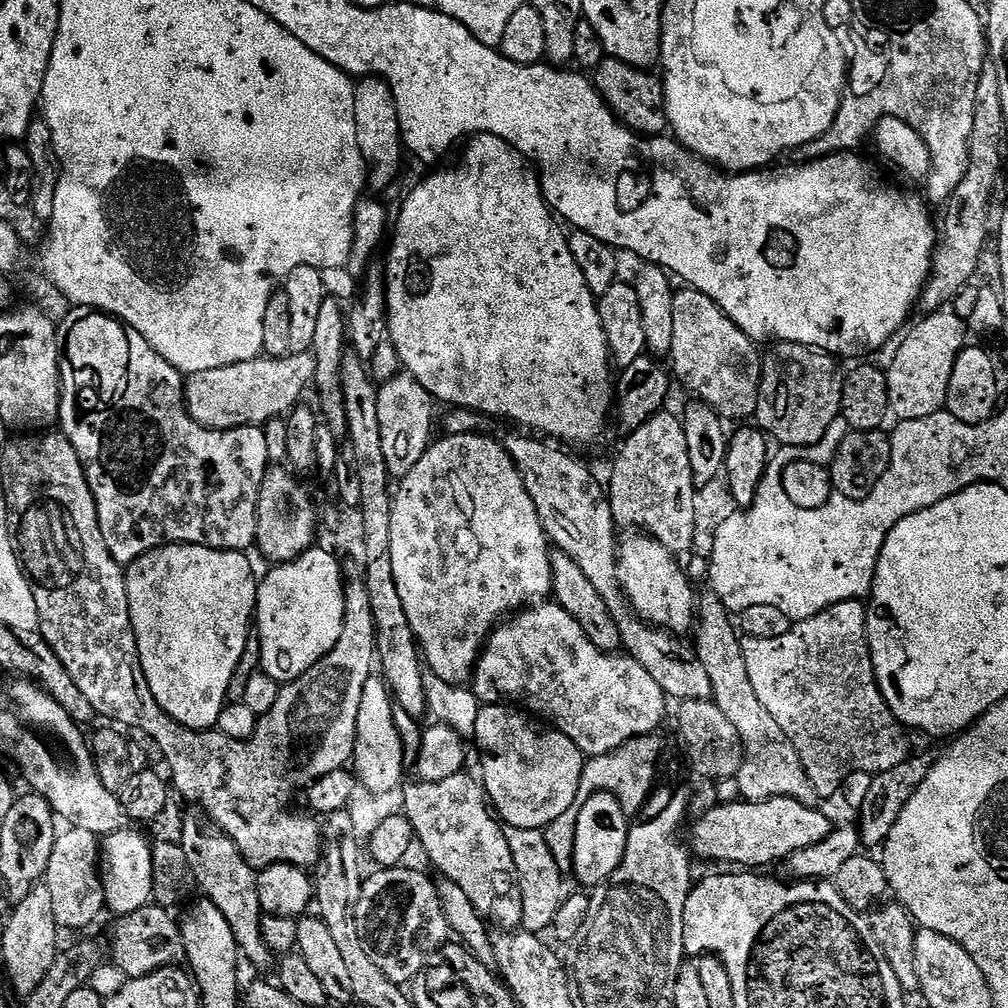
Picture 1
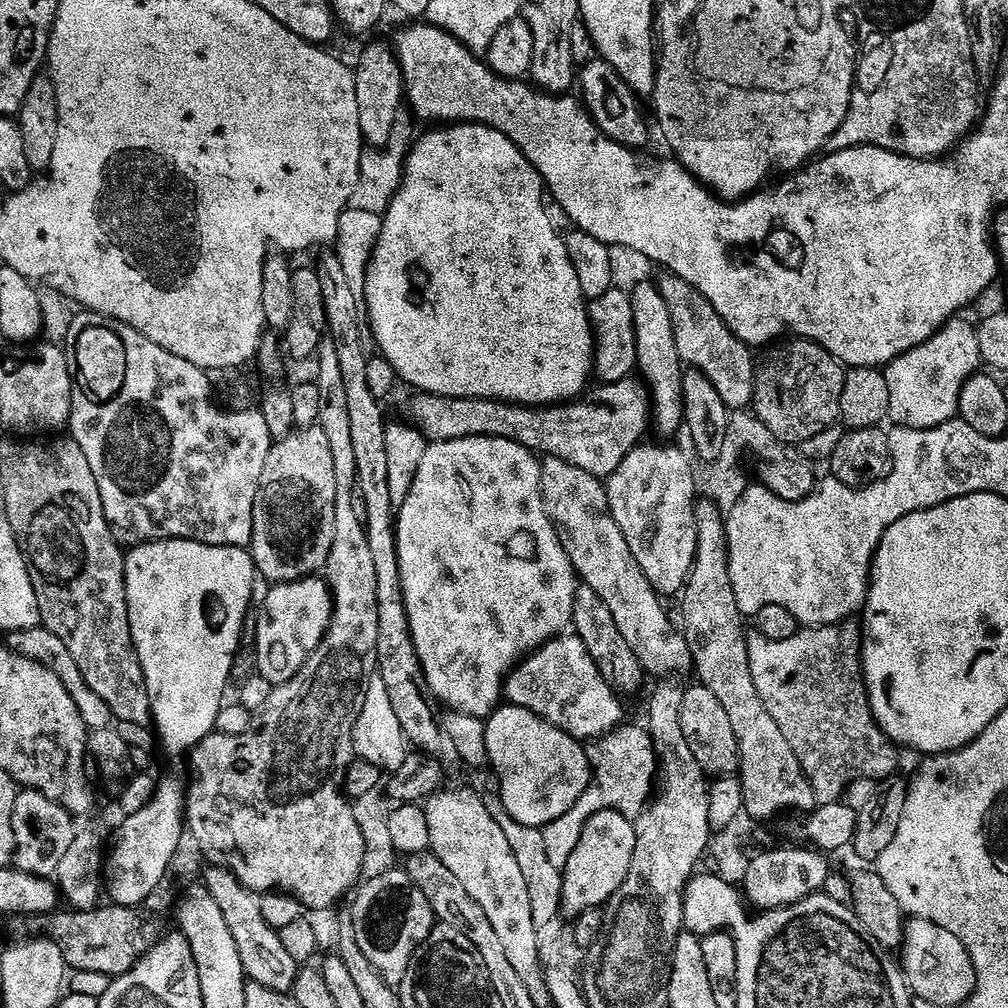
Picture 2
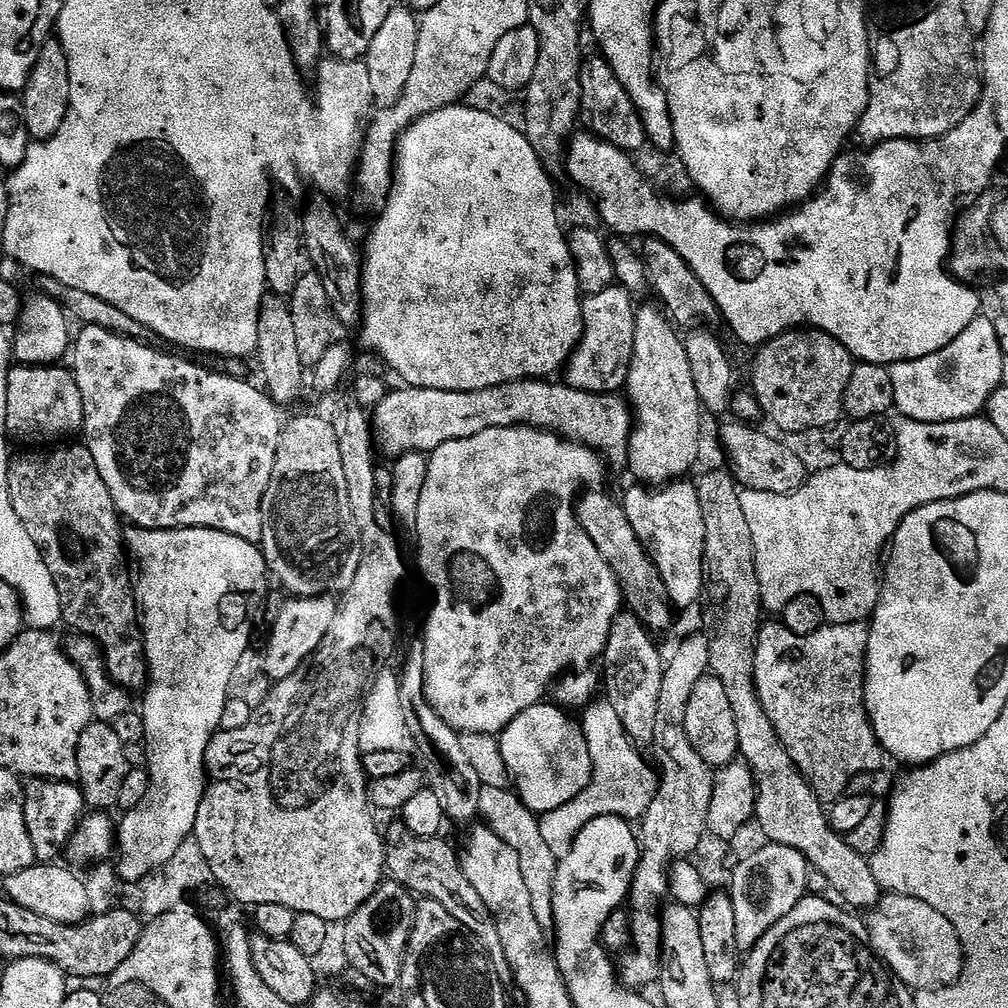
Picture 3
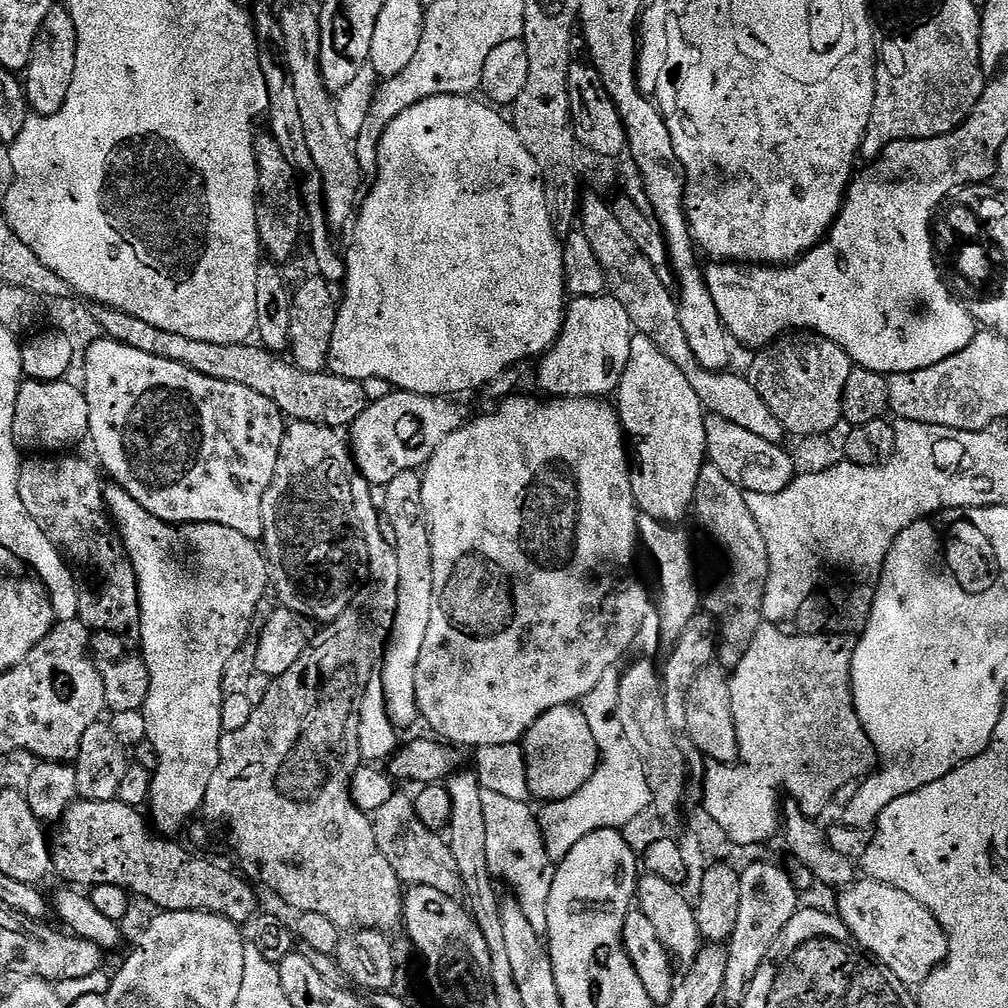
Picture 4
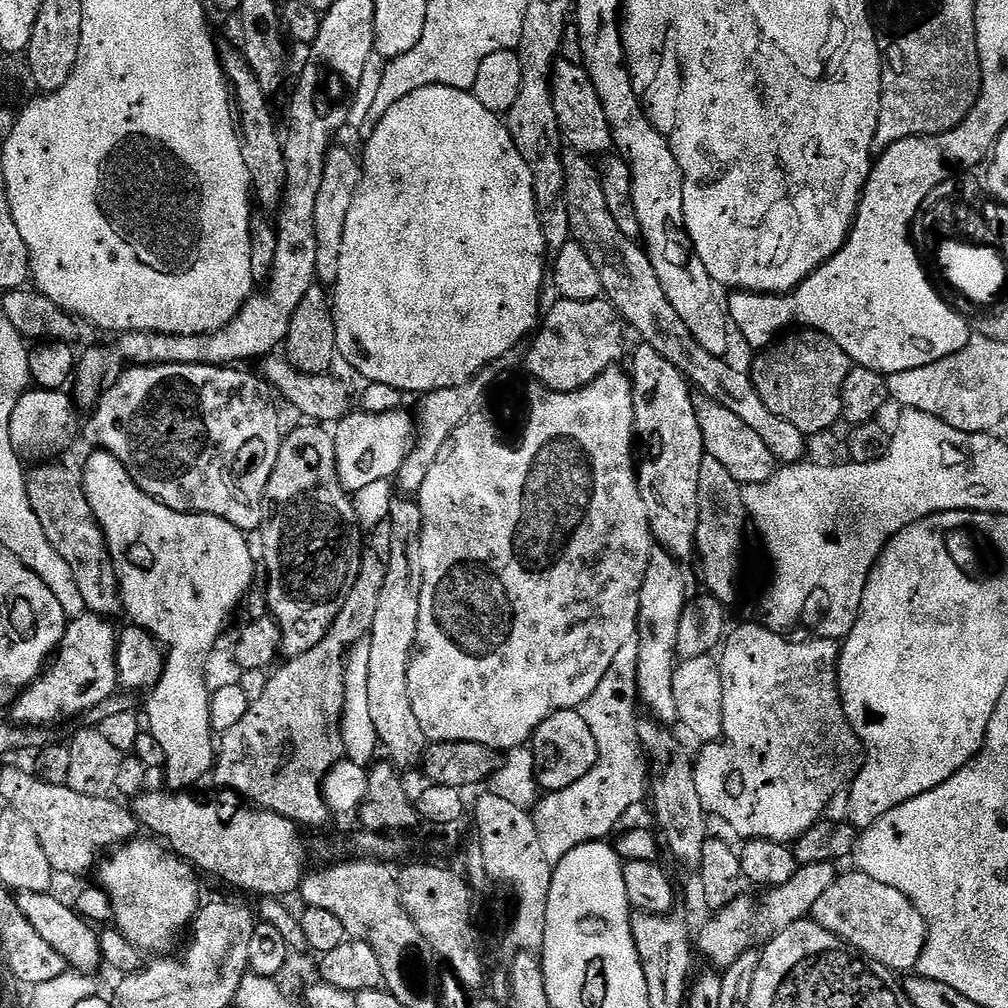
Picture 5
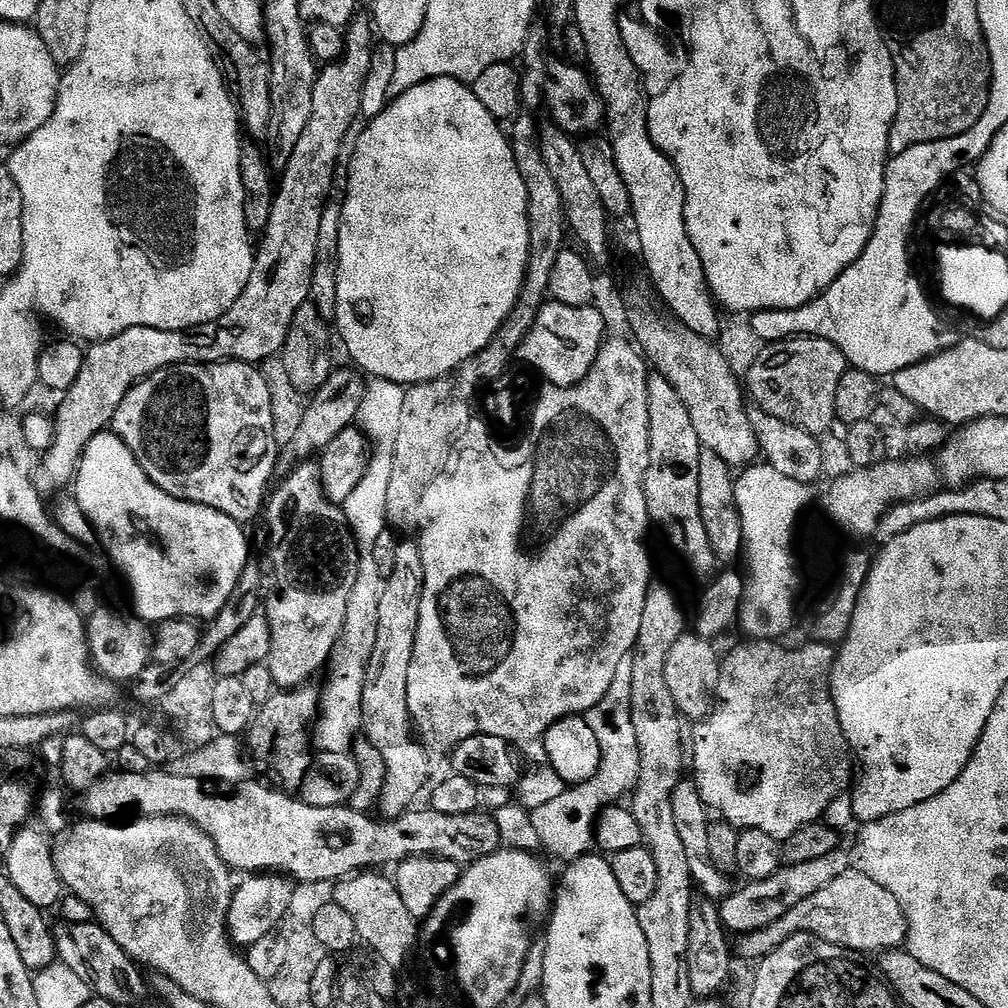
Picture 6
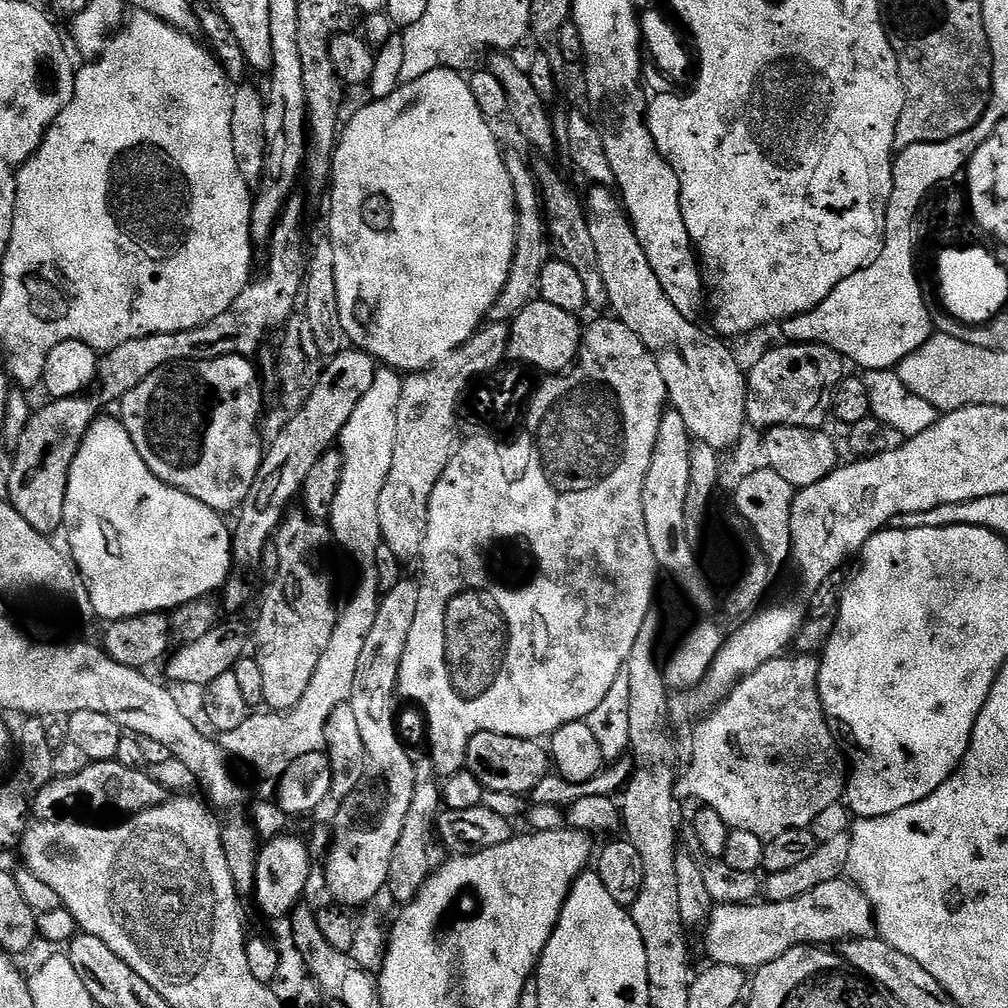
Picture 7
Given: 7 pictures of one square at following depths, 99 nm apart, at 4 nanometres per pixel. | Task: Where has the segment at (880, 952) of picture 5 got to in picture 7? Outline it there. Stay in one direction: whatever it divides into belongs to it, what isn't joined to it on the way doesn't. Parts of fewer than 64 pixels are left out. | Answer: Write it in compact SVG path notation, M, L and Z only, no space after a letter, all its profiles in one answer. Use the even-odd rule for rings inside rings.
M841 878L822 882L822 886L810 890L810 894L790 898L790 902L717 904L703 932L712 964L755 970L774 962L774 958L782 958L791 948L803 944L832 946L849 938L869 935L873 928L872 903L857 884Z

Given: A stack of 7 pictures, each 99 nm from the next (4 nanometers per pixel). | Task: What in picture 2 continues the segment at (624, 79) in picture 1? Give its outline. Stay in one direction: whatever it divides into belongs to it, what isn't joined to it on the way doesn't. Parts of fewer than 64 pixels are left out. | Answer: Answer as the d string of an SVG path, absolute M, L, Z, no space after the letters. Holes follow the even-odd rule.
M597 58L583 65L578 72L578 92L584 107L592 115L592 121L604 135L633 150L647 149L644 147L648 144L649 117L636 93L630 90L630 86L626 86L626 82L620 77L618 70L610 66L610 62Z

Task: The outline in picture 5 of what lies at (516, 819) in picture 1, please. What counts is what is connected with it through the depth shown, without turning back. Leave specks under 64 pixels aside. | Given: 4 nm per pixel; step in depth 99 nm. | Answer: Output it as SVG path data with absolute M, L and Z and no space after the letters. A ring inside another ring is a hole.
M576 710L555 712L553 716L546 718L542 726L538 726L533 732L530 747L536 763L536 781L545 793L561 792L566 790L566 786L574 786L578 778L586 778L586 774L590 774L598 758L598 746L594 742L594 734L590 734L590 726L586 726L586 718L582 718Z

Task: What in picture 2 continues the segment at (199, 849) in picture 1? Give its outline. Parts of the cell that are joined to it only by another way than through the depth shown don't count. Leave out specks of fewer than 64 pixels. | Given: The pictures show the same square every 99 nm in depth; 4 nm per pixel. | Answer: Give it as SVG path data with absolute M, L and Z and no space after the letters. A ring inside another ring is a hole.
M208 866L203 869L202 883L207 887L218 902L219 909L225 914L226 923L230 926L231 937L238 946L239 957L245 968L247 979L258 986L266 986L266 990L291 993L296 975L300 973L301 965L294 962L290 950L282 946L279 931L272 928L262 918L260 896L251 892L228 869L219 866Z

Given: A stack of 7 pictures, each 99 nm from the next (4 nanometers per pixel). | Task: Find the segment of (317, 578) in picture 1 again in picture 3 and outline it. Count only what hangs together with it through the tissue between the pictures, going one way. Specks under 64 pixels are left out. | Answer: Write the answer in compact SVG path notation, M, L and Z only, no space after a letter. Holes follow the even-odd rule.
M331 596L288 598L272 624L268 645L262 648L263 673L273 682L294 674L294 670L298 670L298 666L302 666L305 658L319 646L322 638L326 638L326 630L330 630L330 622L334 622L337 607L337 601Z

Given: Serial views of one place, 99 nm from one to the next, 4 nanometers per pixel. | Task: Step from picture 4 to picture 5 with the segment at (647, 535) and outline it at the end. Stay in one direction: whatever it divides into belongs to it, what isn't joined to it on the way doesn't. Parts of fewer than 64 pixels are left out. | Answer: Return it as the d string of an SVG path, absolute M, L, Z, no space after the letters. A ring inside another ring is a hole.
M656 546L652 549L652 563L648 566L648 573L646 574L646 578L644 579L644 585L642 586L642 590L640 591L640 623L638 625L638 639L640 645L638 646L638 678L636 681L638 682L638 700L641 705L644 704L648 707L647 715L651 717L651 719L655 720L656 723L662 724L665 726L675 725L678 721L678 705L674 703L674 674L676 673L676 665L678 663L678 657L676 655L676 647L678 646L678 628L680 623L682 622L682 614L686 610L686 606L688 605L688 601L693 599L694 593L697 591L696 588L696 580L698 584L698 576L691 572L690 569L687 568L684 564L679 564L678 561L675 560L674 557L671 556L668 552L663 552L663 547Z

